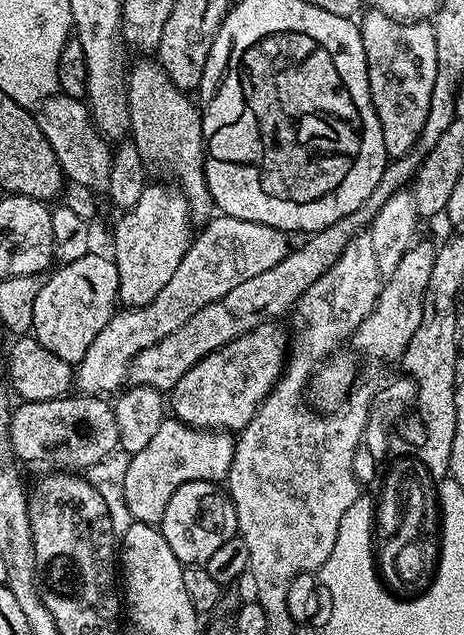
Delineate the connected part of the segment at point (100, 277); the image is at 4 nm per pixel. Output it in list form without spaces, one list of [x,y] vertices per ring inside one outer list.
[[[89,254],[69,264],[60,264],[45,279],[42,290],[38,290],[38,298],[34,298],[31,335],[42,342],[46,350],[51,350],[58,354],[58,358],[76,366],[82,358],[86,358],[90,342],[102,334],[102,326],[110,322],[117,308],[118,270],[115,259],[108,257],[107,260],[104,256]]]

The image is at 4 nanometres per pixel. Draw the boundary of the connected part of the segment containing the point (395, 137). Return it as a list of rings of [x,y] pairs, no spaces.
[[[371,10],[363,16],[360,33],[366,50],[370,98],[382,126],[382,142],[389,157],[405,156],[415,149],[422,126],[426,126],[426,114],[430,114],[430,94],[434,94],[438,66],[436,30],[428,22],[405,22]]]

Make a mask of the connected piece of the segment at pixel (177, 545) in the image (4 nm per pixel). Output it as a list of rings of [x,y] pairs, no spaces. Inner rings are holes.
[[[191,480],[178,490],[174,490],[174,498],[162,514],[158,525],[160,532],[166,538],[170,550],[174,550],[174,558],[187,566],[189,564],[203,565],[232,536],[237,535],[236,511],[232,499],[219,483],[210,480]]]

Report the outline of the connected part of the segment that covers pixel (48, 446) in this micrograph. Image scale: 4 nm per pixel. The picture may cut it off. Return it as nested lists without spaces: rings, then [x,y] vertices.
[[[69,394],[58,400],[17,403],[10,418],[12,451],[24,460],[49,460],[60,470],[84,470],[100,464],[119,449],[114,407],[99,396]]]

